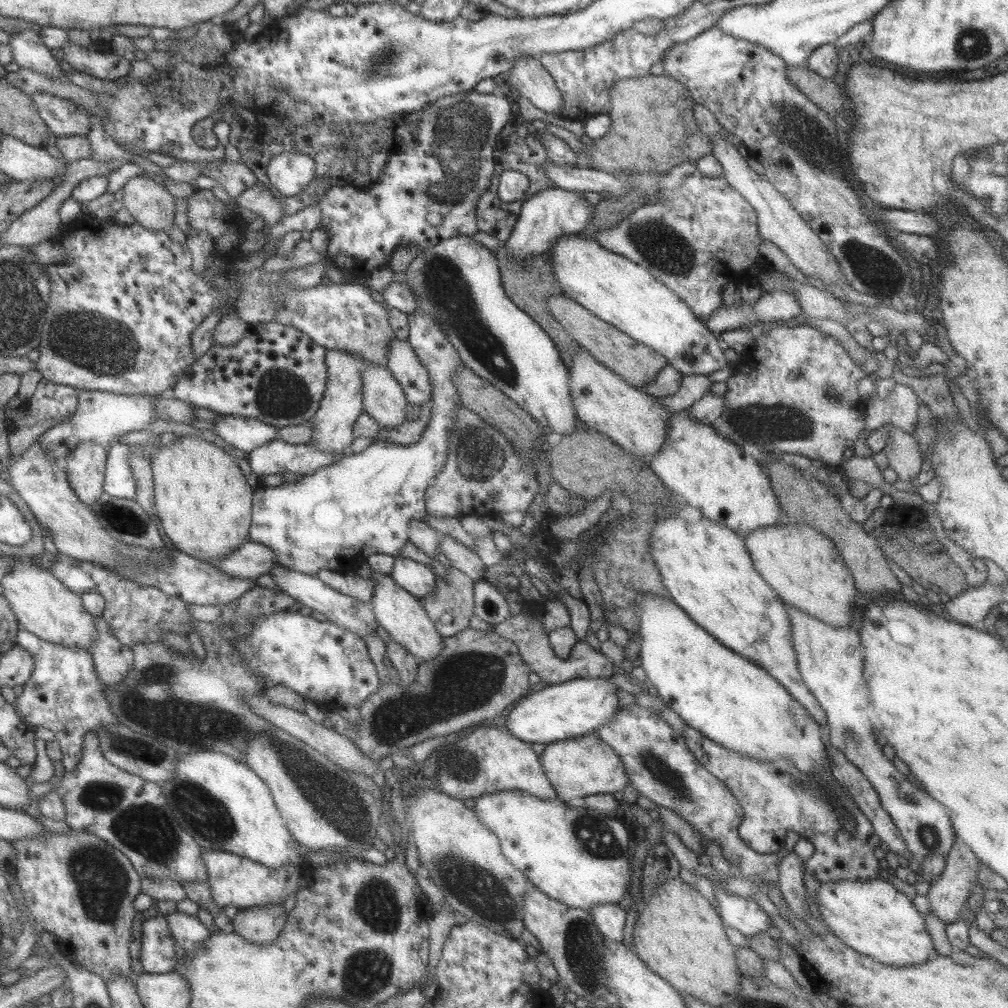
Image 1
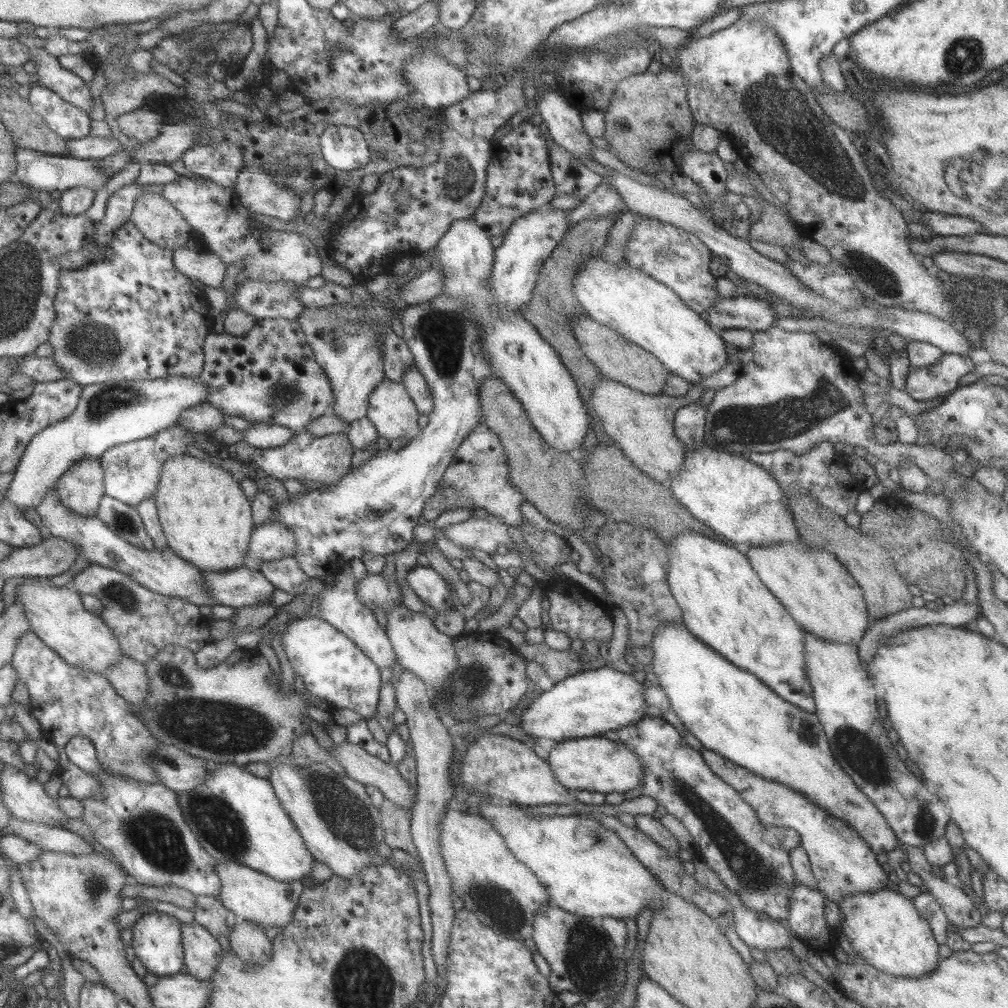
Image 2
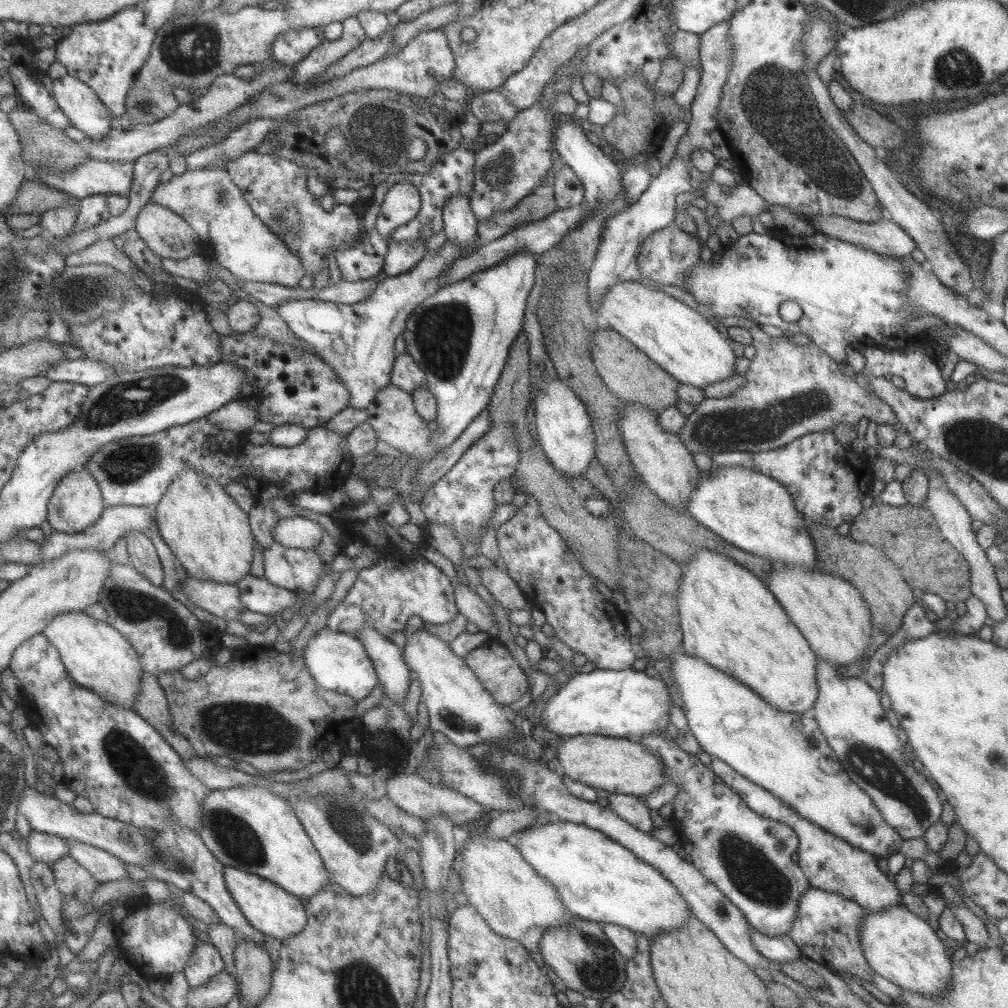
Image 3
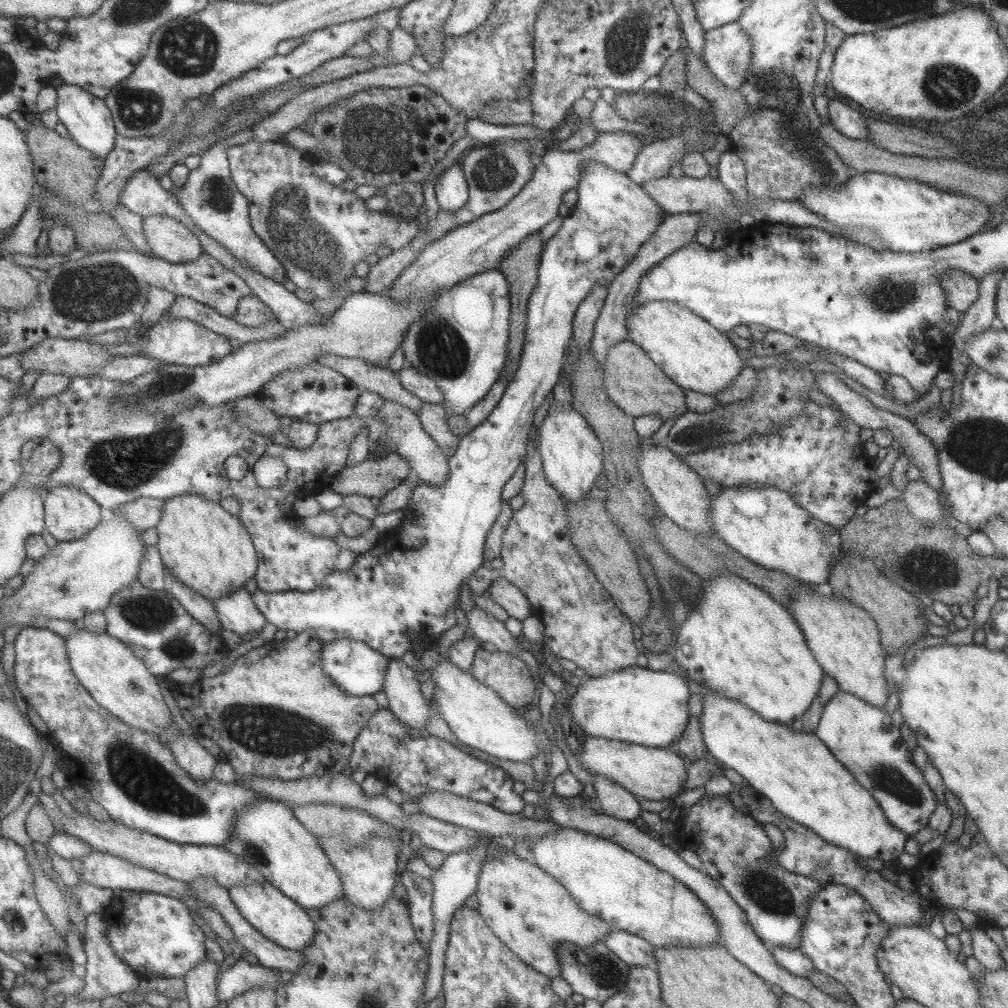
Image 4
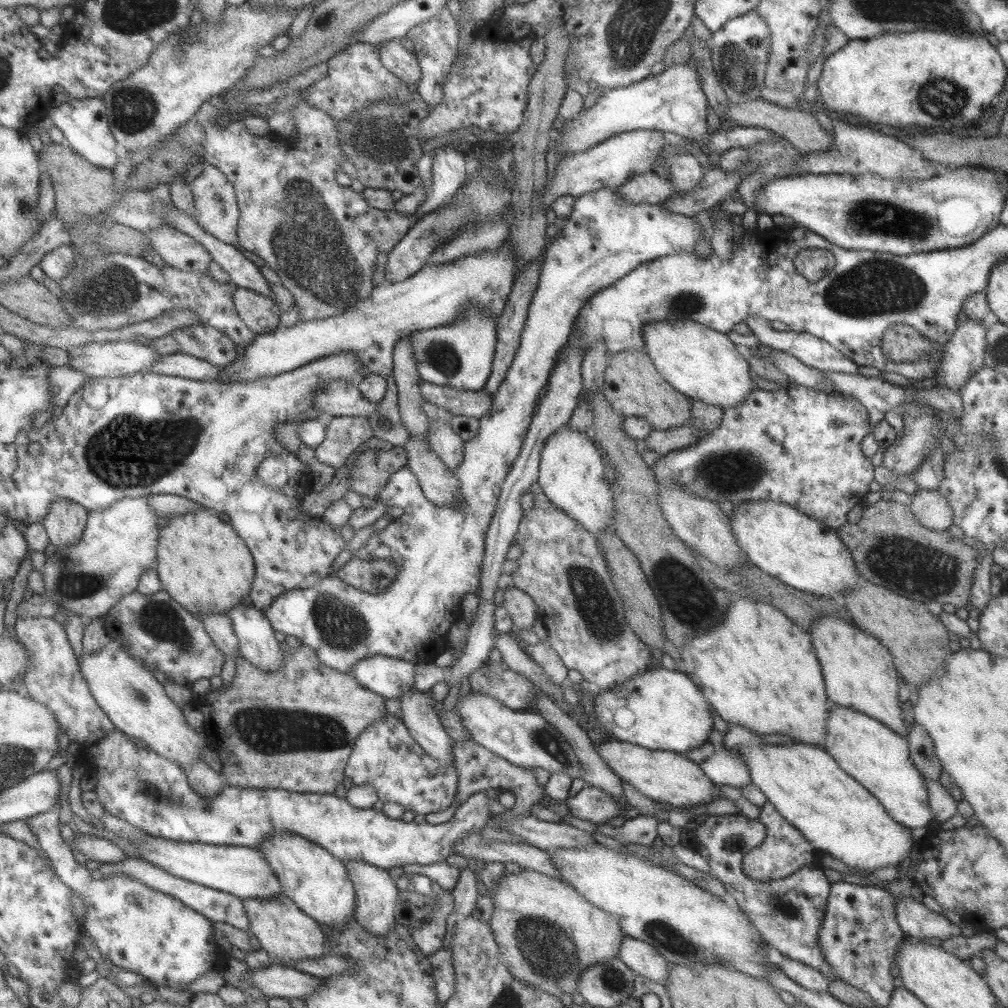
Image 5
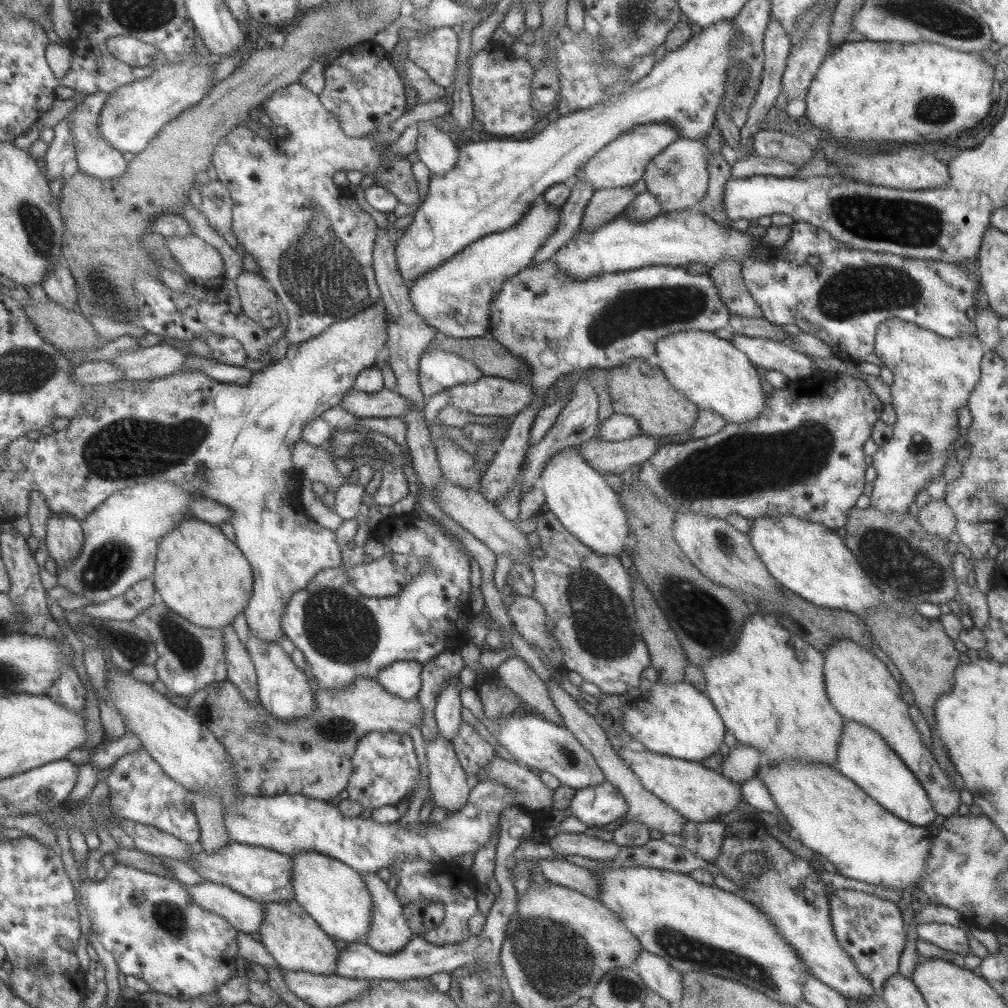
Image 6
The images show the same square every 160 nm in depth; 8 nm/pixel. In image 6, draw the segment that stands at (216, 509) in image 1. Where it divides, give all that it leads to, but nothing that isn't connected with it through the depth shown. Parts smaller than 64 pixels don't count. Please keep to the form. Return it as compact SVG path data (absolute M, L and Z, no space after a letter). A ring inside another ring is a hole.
M184 520L179 522L179 525L173 529L173 531L168 532L157 545L156 559L154 562L154 571L151 574L151 579L153 581L154 589L160 596L160 601L169 607L175 614L178 614L181 618L188 620L191 624L199 626L201 628L209 629L221 629L228 624L233 622L233 618L237 614L241 614L244 608L247 606L248 600L250 599L252 593L252 572L250 564L247 559L243 556L243 553L235 546L235 543L229 541L219 530L218 526L209 525L205 522L199 520Z

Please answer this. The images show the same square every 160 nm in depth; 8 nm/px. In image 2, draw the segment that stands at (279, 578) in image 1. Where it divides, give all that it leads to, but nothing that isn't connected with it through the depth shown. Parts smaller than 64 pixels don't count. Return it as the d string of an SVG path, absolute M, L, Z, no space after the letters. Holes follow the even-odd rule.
M345 564L344 568L336 576L333 586L325 586L325 589L320 594L316 595L320 599L319 614L325 622L333 625L340 633L343 633L353 644L371 659L371 662L381 670L381 668L389 668L396 661L392 644L388 639L385 629L379 626L375 621L373 613L368 608L361 606L361 603L356 598L354 591L353 572L349 564Z

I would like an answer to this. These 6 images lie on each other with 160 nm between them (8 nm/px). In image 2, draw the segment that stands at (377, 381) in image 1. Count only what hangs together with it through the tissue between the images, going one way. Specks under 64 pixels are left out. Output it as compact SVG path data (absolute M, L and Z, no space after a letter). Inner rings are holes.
M387 379L370 392L366 417L375 427L378 436L395 440L404 436L411 440L419 434L419 413L400 383Z

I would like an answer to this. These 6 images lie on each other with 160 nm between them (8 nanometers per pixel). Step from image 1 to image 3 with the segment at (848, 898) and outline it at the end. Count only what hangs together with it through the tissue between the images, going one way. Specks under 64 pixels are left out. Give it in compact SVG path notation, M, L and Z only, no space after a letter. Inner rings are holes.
M903 904L879 912L867 910L860 922L859 936L868 965L902 990L937 998L952 983L952 961L945 954L943 937L927 920L917 917Z

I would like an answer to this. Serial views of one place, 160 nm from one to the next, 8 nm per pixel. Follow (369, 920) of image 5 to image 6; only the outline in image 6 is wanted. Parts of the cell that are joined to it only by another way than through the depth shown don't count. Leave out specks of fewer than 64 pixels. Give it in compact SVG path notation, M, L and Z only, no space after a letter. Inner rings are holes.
M367 873L362 877L372 900L371 922L363 942L375 952L395 954L414 934L402 915L402 904L377 874Z

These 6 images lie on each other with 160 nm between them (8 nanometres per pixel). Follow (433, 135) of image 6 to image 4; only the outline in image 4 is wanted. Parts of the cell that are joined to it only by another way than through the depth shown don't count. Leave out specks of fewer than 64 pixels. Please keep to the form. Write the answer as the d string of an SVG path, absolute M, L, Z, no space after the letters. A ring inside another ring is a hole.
M457 163L446 168L433 185L438 208L452 213L461 208L468 197L468 184L461 166Z

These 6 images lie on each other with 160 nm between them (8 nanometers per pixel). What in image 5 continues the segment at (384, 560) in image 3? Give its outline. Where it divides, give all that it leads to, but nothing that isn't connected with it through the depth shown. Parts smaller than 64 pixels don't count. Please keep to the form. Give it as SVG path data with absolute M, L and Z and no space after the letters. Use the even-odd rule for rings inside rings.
M604 186L577 197L562 229L555 238L552 238L551 245L544 251L543 261L539 265L539 279L527 307L528 314L520 334L520 343L503 382L492 396L491 410L478 419L477 434L464 444L462 461L454 473L459 481L462 496L460 502L456 502L451 507L432 506L422 496L422 490L414 474L406 466L398 468L387 477L385 484L374 496L374 500L388 508L399 506L404 513L397 519L391 520L383 530L374 532L354 552L355 558L366 561L391 559L398 566L393 582L390 582L383 592L369 594L345 584L337 576L327 575L311 588L293 589L274 598L263 612L271 628L284 636L293 635L303 645L315 651L319 662L343 675L351 672L352 666L355 666L361 658L367 658L372 654L408 660L413 664L431 663L440 652L449 648L447 640L449 627L461 619L459 602L464 594L473 593L478 588L480 564L484 553L484 534L491 522L501 483L519 452L533 416L533 405L539 392L546 388L553 370L553 360L559 356L559 349L565 346L568 336L572 333L572 326L575 324L579 310L589 297L607 286L614 285L619 278L629 274L639 265L679 252L692 253L693 248L702 238L707 239L707 234L704 234L693 217L675 214L661 208L660 205L626 202L620 198L618 187Z

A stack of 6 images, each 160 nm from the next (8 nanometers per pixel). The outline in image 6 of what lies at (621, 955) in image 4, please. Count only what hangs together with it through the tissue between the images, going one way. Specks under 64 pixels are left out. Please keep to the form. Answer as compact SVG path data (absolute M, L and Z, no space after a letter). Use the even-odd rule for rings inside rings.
M642 950L631 968L641 977L647 990L658 994L669 1006L675 1007L680 1001L684 987L682 973L666 960Z

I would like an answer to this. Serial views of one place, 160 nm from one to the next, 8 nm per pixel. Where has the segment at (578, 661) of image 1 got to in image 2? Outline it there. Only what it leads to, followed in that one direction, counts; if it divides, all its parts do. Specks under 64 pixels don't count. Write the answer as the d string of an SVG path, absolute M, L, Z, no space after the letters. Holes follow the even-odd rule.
M510 625L497 628L497 634L507 639L519 652L521 658L540 664L545 674L555 683L587 669L587 665L582 666L578 663L581 653L575 654L570 650L557 651L549 648L543 641L531 641L527 644L523 633L515 631Z

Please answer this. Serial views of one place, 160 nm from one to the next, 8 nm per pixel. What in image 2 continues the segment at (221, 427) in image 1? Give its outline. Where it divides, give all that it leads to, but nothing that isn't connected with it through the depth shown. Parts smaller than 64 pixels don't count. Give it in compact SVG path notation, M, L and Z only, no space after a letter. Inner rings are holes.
M266 422L251 423L247 431L241 431L244 440L255 449L275 448L283 446L293 435L287 427Z

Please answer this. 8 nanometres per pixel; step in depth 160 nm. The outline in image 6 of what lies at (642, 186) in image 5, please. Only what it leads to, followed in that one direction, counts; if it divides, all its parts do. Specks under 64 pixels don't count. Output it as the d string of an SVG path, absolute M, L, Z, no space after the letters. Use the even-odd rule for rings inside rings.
M630 185L595 189L585 205L579 229L591 234L598 226L622 214L625 205L636 195Z

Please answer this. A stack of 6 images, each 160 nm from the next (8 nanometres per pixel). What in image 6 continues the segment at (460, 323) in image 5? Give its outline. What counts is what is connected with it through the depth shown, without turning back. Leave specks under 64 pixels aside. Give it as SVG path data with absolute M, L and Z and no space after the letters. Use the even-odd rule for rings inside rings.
M432 344L421 353L417 370L419 389L425 398L451 389L454 385L477 382L483 376L472 362Z

